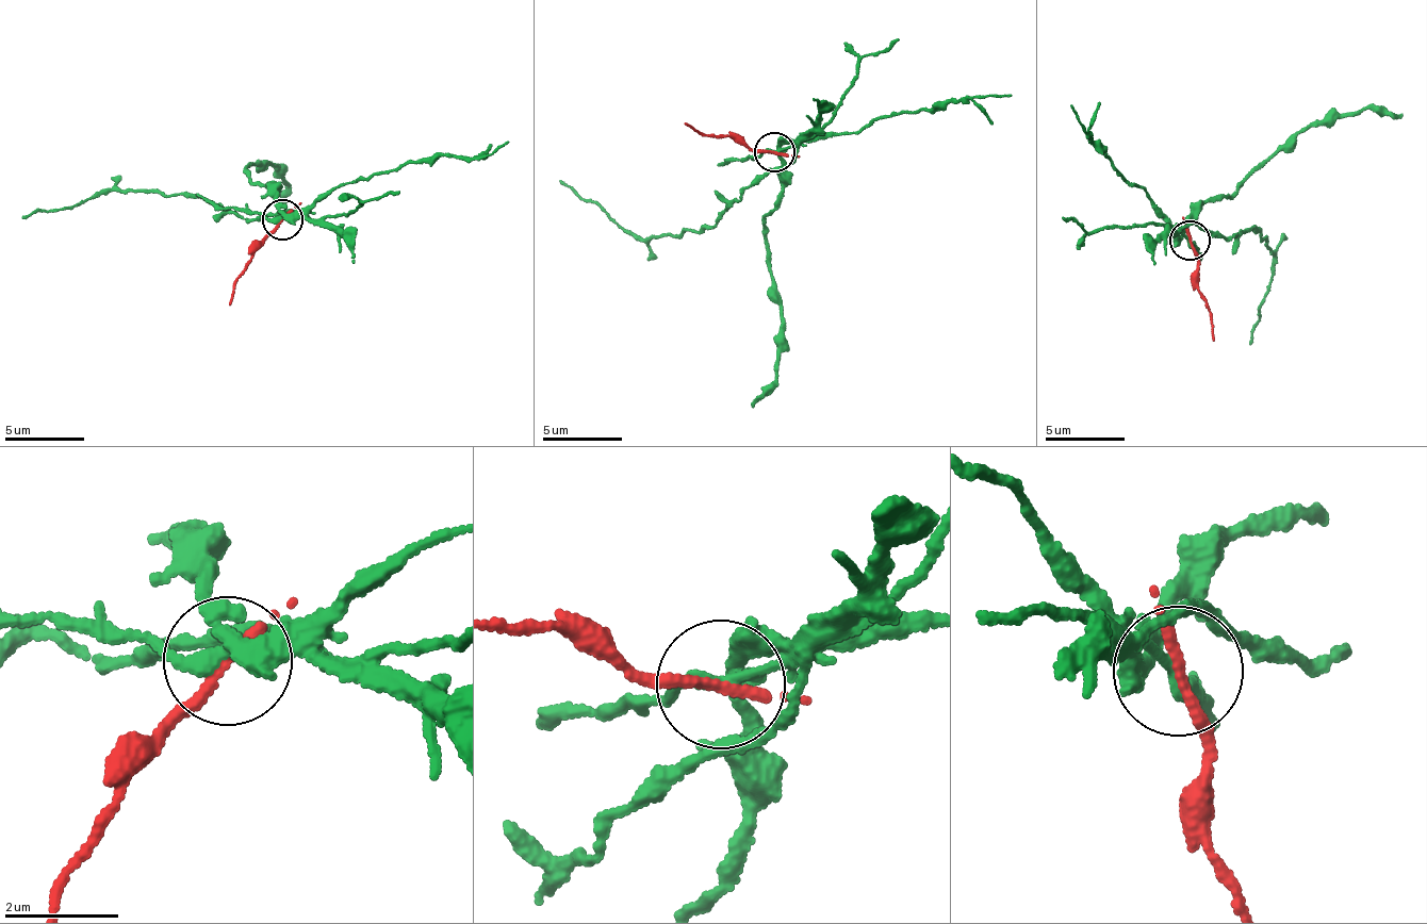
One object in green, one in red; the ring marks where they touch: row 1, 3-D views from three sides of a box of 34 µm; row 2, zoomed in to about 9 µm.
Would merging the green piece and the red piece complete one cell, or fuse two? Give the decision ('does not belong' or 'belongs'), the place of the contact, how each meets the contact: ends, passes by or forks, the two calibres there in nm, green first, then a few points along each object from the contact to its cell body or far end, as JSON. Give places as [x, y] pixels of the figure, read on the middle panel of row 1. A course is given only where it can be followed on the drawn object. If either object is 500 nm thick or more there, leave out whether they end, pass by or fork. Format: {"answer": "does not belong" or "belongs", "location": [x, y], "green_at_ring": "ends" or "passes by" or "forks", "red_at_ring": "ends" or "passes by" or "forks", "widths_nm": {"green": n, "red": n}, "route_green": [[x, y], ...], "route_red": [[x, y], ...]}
{"answer": "does not belong", "location": [774, 152], "green_at_ring": "passes by", "red_at_ring": "passes by", "widths_nm": {"green": 200, "red": 170}, "route_green": [[775, 149], [798, 151], [752, 180], [711, 226], [674, 236], [635, 237], [560, 178]], "route_red": [[775, 152], [750, 146], [739, 135], [702, 132], [684, 122]]}

